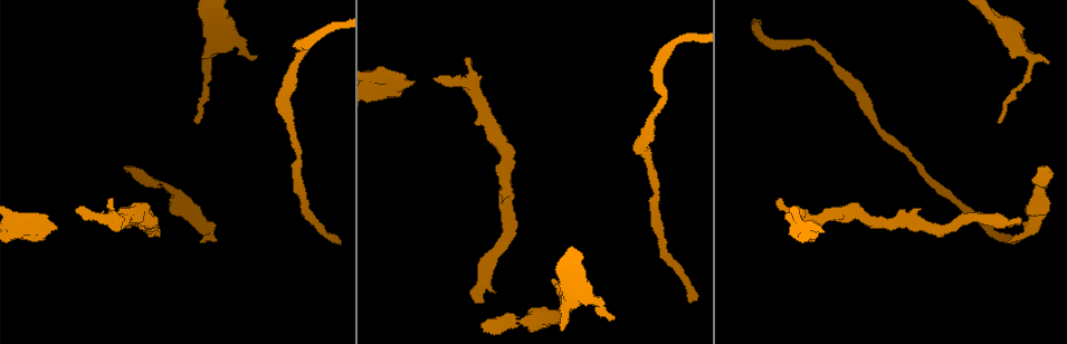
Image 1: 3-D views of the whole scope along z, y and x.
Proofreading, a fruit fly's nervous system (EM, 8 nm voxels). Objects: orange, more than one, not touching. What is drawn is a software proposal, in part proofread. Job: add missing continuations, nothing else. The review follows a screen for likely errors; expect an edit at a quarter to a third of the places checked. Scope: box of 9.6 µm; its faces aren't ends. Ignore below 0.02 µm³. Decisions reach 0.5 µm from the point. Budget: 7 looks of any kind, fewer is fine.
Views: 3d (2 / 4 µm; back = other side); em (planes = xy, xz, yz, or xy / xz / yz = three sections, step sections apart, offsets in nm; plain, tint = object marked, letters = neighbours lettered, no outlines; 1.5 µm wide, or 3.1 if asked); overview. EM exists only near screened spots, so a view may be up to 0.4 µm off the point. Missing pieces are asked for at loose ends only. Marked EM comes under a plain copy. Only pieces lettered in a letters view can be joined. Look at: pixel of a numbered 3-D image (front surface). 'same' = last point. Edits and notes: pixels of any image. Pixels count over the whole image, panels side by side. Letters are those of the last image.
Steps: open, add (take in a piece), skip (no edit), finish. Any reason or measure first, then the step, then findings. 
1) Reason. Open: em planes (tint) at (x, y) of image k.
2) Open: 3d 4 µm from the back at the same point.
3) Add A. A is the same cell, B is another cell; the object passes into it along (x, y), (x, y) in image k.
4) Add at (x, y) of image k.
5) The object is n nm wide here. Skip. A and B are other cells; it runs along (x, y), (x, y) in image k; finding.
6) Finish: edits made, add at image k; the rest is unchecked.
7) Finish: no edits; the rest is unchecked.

Free end. Open: em yz step 8 (letters) at (126, 169) of image 1.

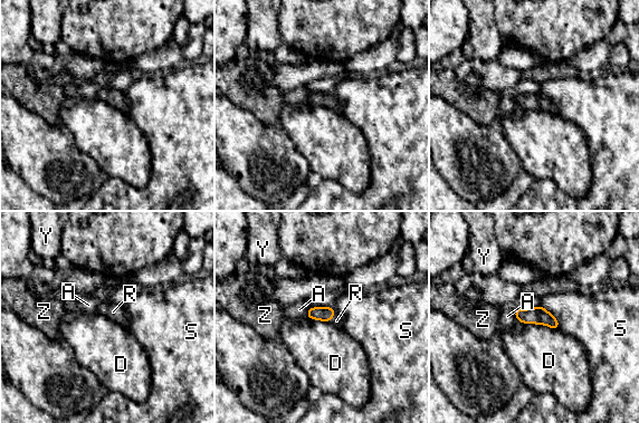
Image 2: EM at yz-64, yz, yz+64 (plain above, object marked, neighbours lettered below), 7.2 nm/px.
Add R. R is the same cell, A, D, S, Y and Z are other cells; the object passes into it along (324, 314), (334, 315), (336, 320) in image 2; the cell continues.

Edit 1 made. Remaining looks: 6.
Redraw. Open: overview.

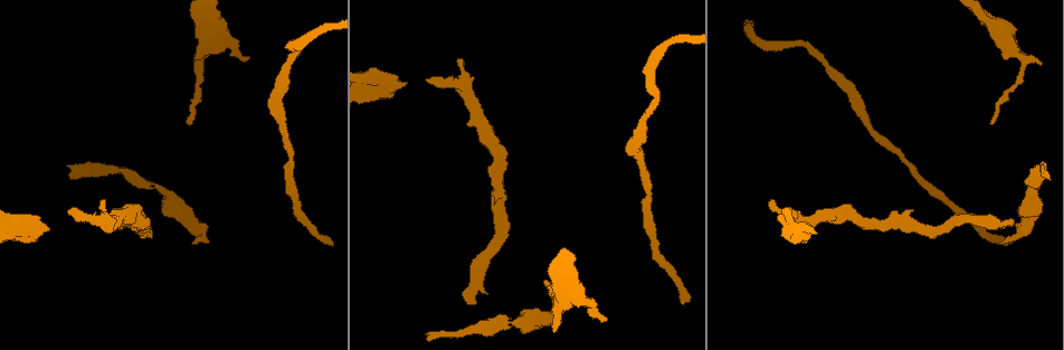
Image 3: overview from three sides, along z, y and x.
Free end. Open: 3d 4 µm at (191, 17) of image 3.

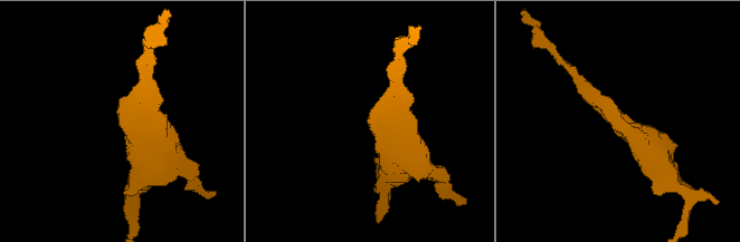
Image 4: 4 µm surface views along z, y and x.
Open: em planes (letters) at (123, 128) of image 4.

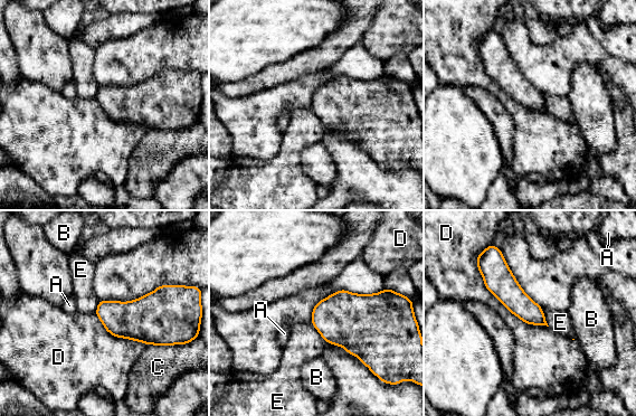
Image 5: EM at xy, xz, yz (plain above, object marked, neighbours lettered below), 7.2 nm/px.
The longest contact is with D, 700 nm. Skip. A, B, C, D and E are other cells; a border runs along (476, 263), (512, 313), (548, 327) in image 5; none of them fits.

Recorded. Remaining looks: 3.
Branch stops here. Open: em planes (letters) at (190, 123) of image 3.

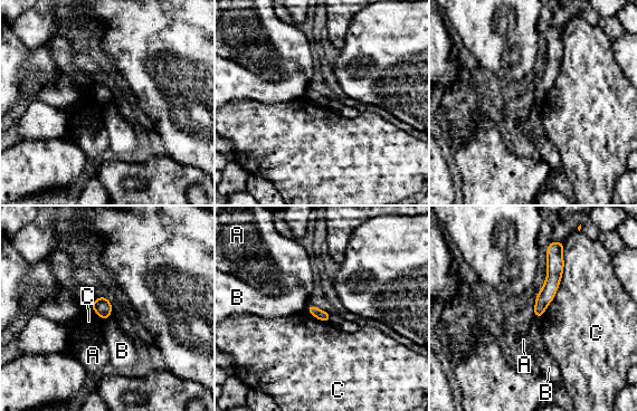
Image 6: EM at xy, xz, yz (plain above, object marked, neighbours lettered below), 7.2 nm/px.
The longest contact is with C, 550 nm. Skip. A, B and C are other cells; none of them fits.

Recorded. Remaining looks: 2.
Finish: edits made, add at image 2; the rest is unchecked.

